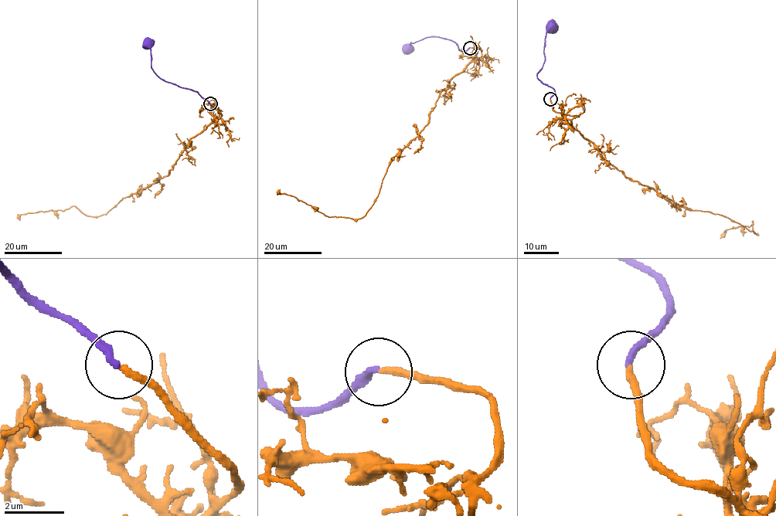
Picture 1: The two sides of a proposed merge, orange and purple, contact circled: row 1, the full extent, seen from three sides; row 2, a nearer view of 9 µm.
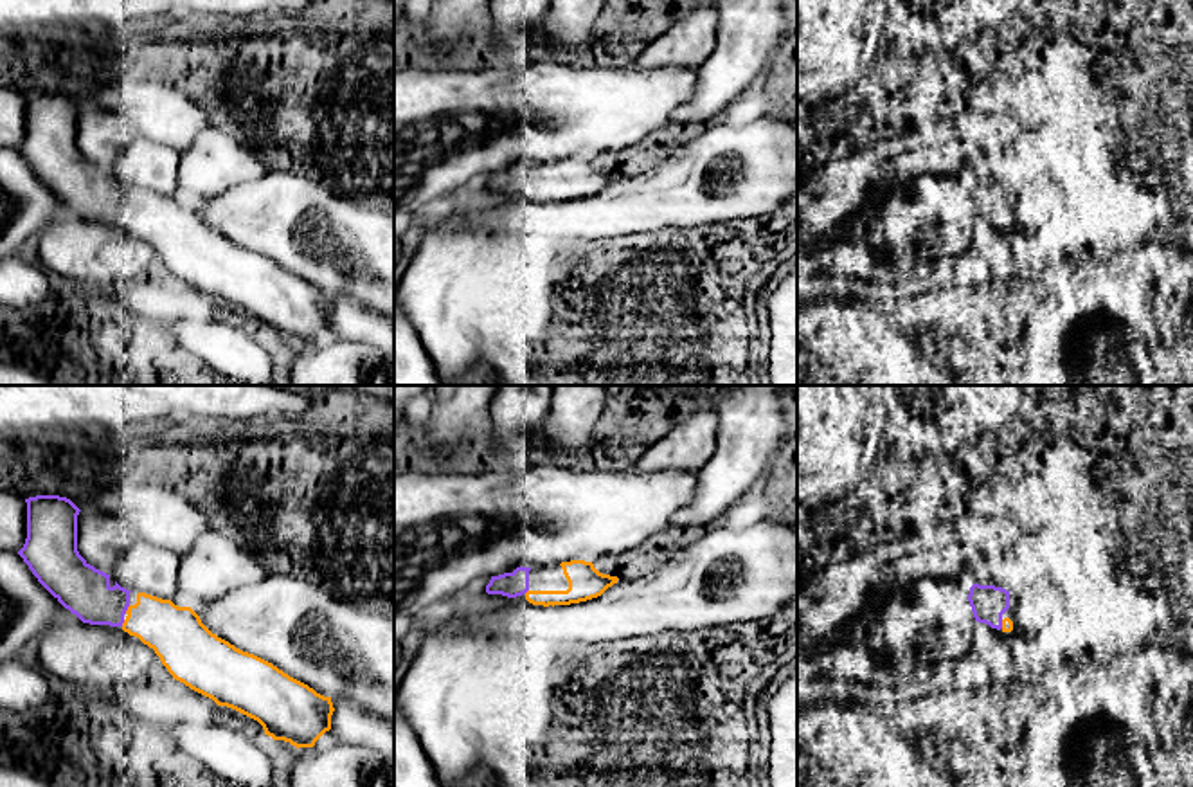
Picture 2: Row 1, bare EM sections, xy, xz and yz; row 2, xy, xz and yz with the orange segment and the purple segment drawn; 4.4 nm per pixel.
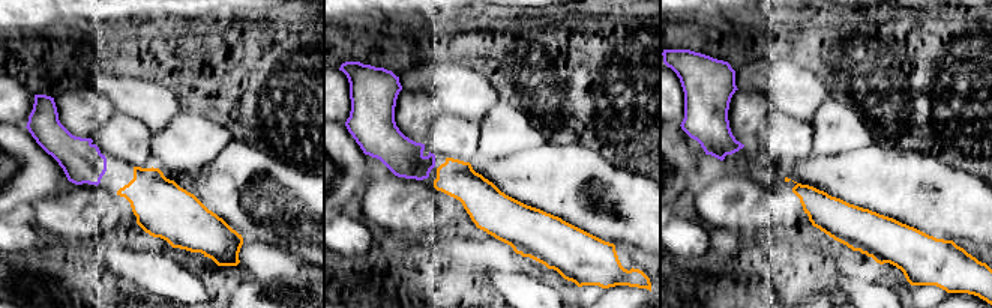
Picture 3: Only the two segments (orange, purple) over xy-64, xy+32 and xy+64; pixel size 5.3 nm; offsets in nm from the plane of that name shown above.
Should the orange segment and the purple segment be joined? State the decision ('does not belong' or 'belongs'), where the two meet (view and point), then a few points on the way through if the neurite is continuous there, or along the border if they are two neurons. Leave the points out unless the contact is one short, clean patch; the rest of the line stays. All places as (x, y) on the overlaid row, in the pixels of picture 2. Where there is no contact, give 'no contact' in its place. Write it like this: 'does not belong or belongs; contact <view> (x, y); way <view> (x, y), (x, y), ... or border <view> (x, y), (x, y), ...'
belongs; contact xy (128, 609)

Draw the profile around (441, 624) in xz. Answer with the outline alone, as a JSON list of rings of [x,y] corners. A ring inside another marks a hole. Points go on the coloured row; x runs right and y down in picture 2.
[[[435,614],[435,616],[428,618],[426,621],[421,621],[421,625],[423,625],[425,632],[437,630],[441,634],[457,634],[457,632],[464,632],[470,629],[470,621],[452,620],[443,614]]]

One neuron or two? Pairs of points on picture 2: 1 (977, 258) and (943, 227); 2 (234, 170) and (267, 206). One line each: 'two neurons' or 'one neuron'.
1: two neurons
2: two neurons

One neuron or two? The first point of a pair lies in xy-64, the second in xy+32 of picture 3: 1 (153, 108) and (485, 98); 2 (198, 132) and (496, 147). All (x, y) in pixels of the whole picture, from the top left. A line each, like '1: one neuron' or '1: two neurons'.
1: one neuron
2: one neuron

